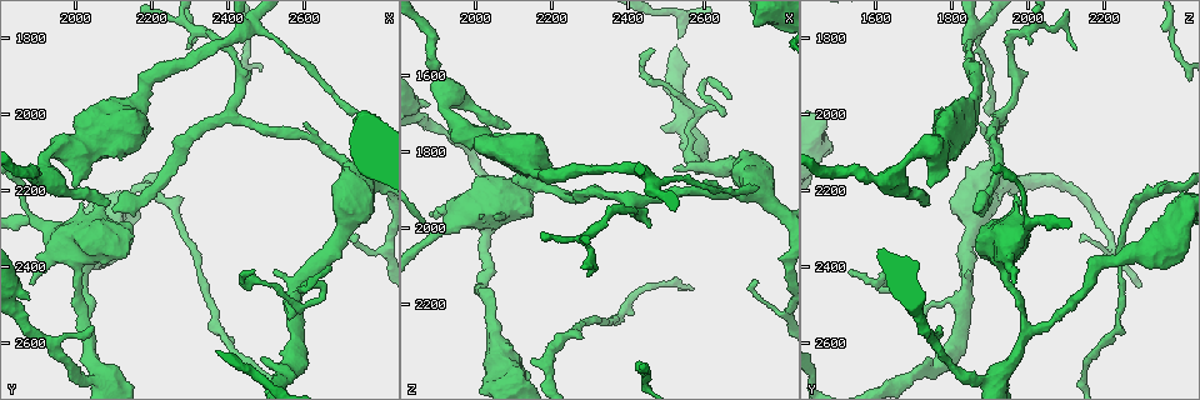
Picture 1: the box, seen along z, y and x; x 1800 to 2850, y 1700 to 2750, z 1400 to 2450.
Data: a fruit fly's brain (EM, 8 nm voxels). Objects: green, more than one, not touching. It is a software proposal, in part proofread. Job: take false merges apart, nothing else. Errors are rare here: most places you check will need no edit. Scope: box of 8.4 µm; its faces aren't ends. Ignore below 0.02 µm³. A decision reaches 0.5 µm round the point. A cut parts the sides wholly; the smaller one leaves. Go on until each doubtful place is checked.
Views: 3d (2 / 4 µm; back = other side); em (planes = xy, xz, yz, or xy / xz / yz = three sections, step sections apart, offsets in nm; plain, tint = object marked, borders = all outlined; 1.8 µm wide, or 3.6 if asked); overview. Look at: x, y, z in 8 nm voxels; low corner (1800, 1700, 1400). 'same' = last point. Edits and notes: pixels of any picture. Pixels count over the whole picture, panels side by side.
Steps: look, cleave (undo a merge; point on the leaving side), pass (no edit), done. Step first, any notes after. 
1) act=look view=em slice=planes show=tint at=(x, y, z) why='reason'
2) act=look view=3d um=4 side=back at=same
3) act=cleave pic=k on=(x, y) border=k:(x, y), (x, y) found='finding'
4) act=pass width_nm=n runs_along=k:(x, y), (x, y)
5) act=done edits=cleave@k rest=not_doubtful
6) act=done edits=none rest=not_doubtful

act=look view=em slice=planes show=tint at=(2015, 2560, 1990) why='a fork'

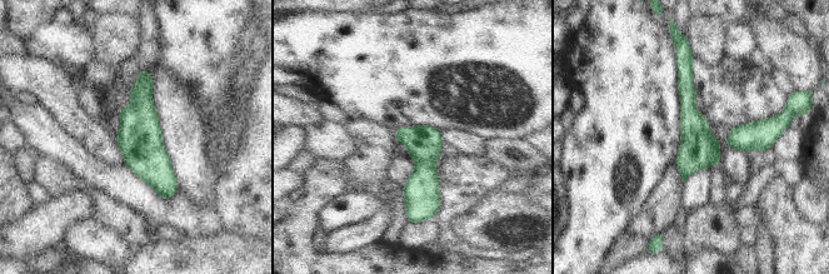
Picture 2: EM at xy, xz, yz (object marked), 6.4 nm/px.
act=pass runs_along=2:(143, 73), (143, 150), (166, 195) found='continuous, no second neuron'

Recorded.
act=look view=3d um=2 at=(2565, 2490, 1835) why='thick turns thin'

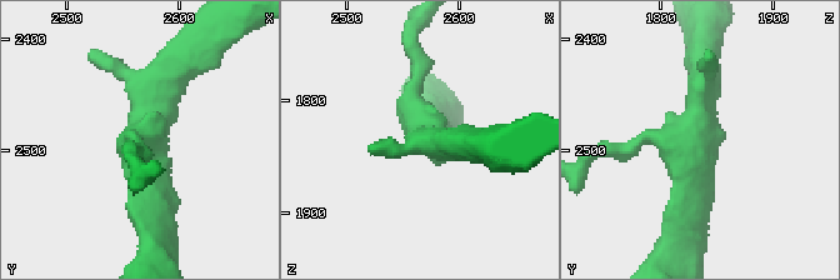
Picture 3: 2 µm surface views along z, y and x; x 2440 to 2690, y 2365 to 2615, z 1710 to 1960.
act=look view=em slice=planes show=tint at=(2572, 2486, 1830)

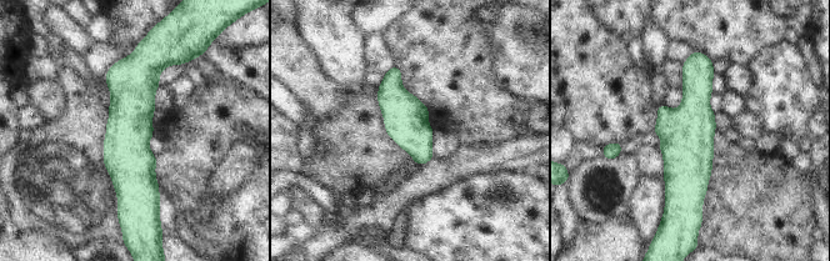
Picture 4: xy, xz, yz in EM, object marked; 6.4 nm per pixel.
act=pass found='one neuron here'

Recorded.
act=look view=3d um=2 at=(2455, 1775, 1870)

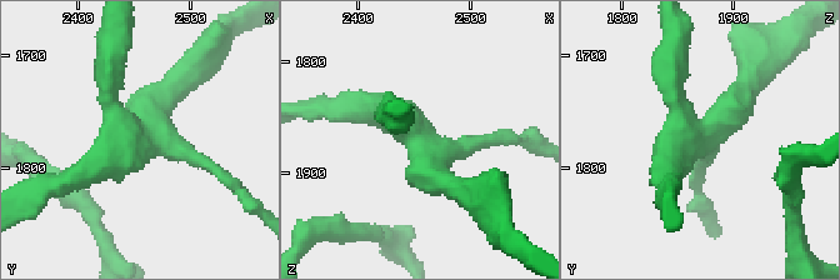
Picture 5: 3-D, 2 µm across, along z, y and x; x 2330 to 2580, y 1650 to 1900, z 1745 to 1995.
act=look view=em slice=yz step=16 show=tint at=(2458, 1776, 1870) why='need the tissue'

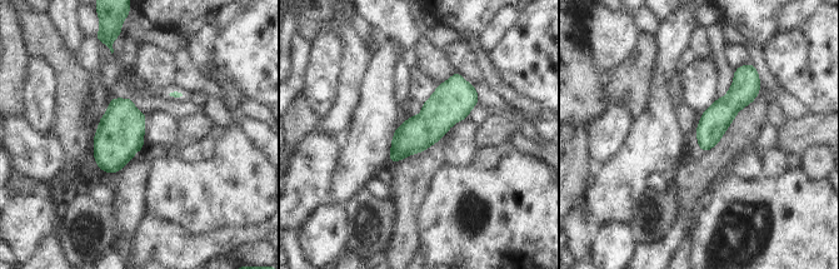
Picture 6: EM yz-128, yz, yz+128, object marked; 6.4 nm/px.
act=look view=em slice=planes show=tint at=same why='another direction'

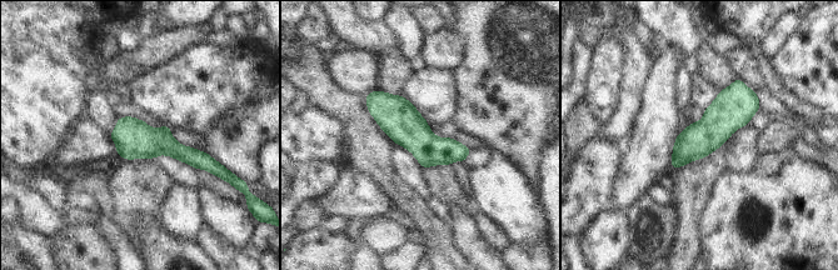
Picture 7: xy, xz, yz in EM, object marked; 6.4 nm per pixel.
act=pass found='all the same neuron'

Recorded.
act=look view=3d um=4 at=(2585, 2505, 1700)

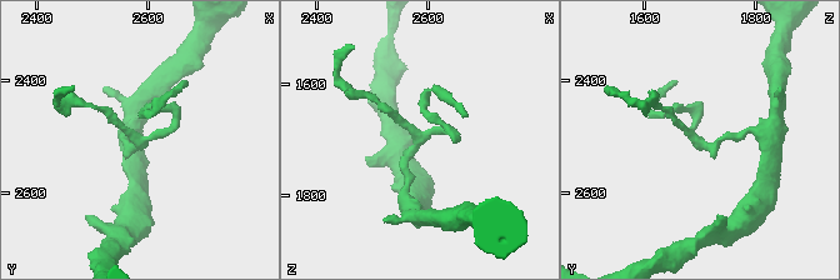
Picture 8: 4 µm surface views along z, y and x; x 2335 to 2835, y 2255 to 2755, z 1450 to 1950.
act=look view=em slice=yz step=16 show=tint at=(2590, 2505, 1695) arms=3

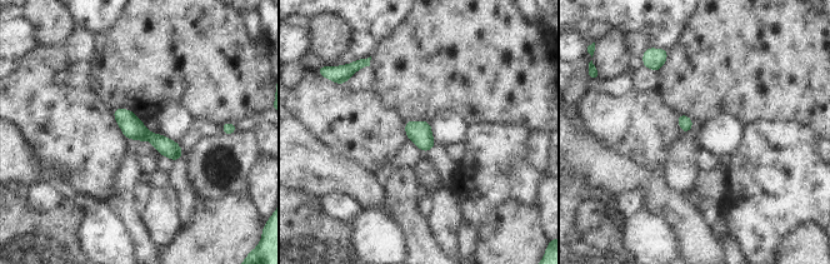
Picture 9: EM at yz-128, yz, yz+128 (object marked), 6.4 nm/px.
act=look view=em slice=planes show=tint at=same why='another direction'

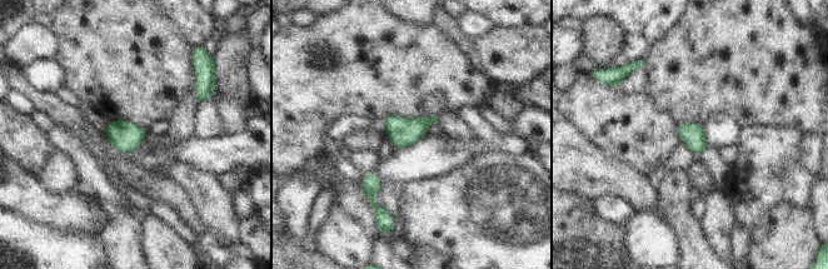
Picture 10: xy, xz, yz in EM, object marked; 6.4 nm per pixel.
act=pass found='one neuron here'

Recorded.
act=look view=em slice=xz step=8 show=tint at=(1895, 2280, 2000) why='small branch off a trunk'

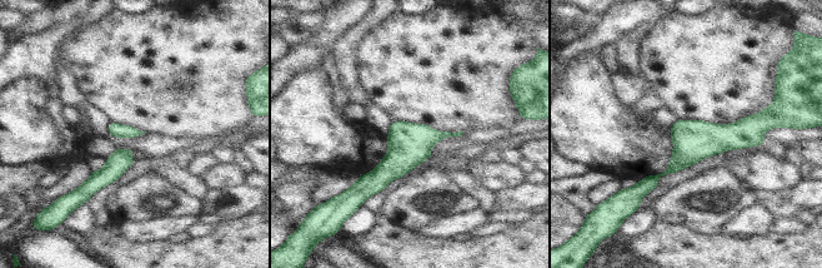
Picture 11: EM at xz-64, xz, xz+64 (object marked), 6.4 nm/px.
act=pass found='all the same neuron'

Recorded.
act=done edits=none rest=not_doubtful

